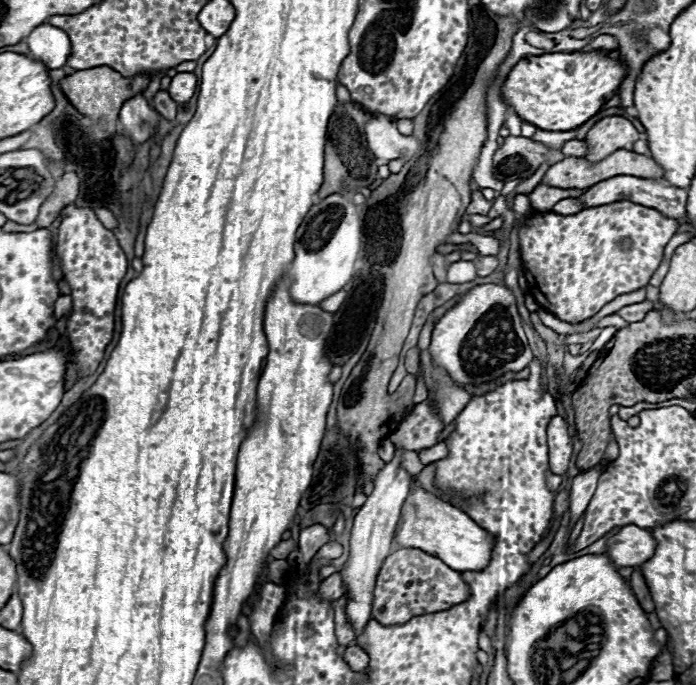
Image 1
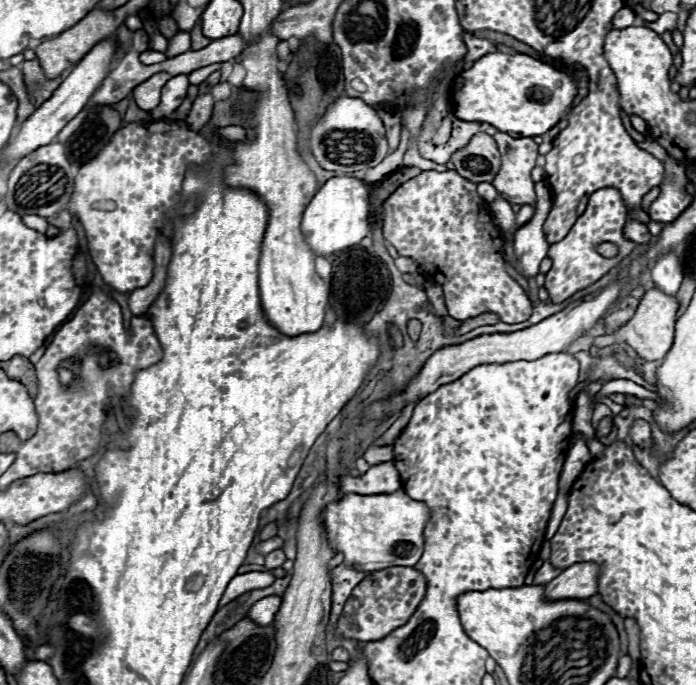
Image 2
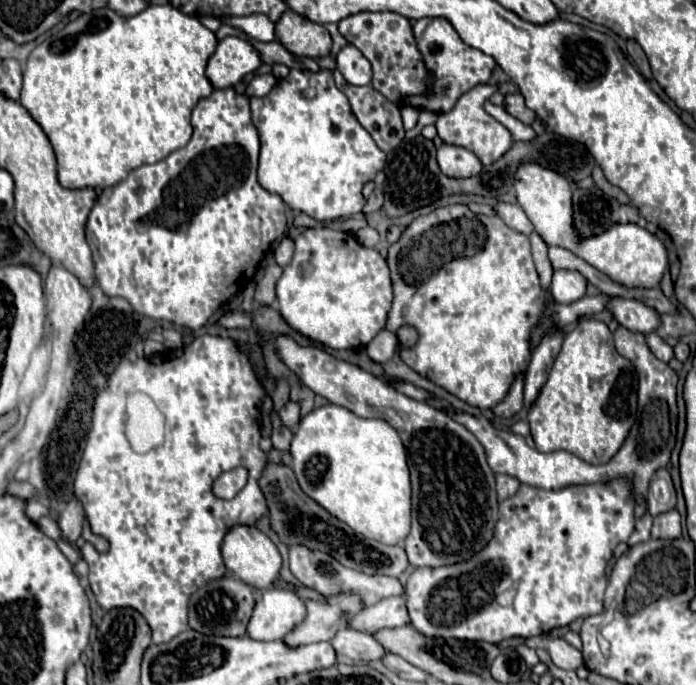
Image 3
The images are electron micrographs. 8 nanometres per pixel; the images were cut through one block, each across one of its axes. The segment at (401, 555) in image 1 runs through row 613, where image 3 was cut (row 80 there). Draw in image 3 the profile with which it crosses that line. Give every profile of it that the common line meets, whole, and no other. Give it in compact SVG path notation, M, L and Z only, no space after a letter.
M360 12L338 22L338 30L370 60L374 70L372 88L378 90L392 104L402 106L408 96L428 94L428 88L432 84L432 72L424 64L408 18L394 12Z

